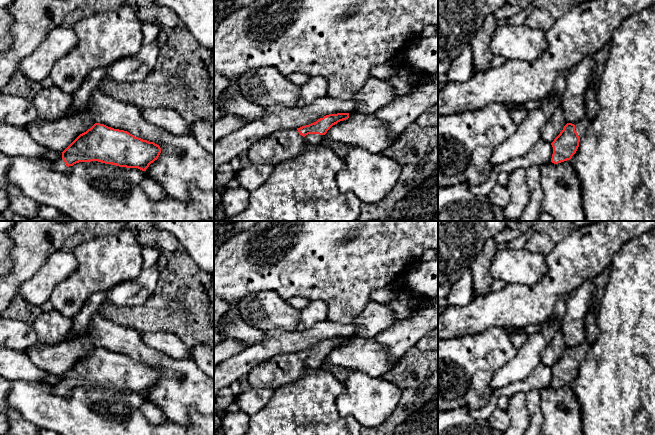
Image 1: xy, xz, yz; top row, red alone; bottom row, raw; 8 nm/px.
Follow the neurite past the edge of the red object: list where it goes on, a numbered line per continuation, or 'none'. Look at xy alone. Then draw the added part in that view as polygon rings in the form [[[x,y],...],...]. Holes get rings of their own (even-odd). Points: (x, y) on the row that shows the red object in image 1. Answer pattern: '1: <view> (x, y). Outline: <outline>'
1: xy (59, 165). Outline: [[[62,157],[58,158],[56,161],[53,161],[52,169],[59,172],[65,172],[67,169],[67,166],[65,162],[63,161]]]

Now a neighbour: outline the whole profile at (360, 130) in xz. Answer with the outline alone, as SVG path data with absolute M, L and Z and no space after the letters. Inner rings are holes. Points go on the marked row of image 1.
M349 113L349 118L333 125L324 136L351 148L365 148L372 153L382 153L400 136L392 138L388 127L374 114Z

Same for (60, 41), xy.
M60 25L52 29L29 56L24 57L18 70L27 78L41 82L49 76L55 62L69 54L78 45L75 31Z

